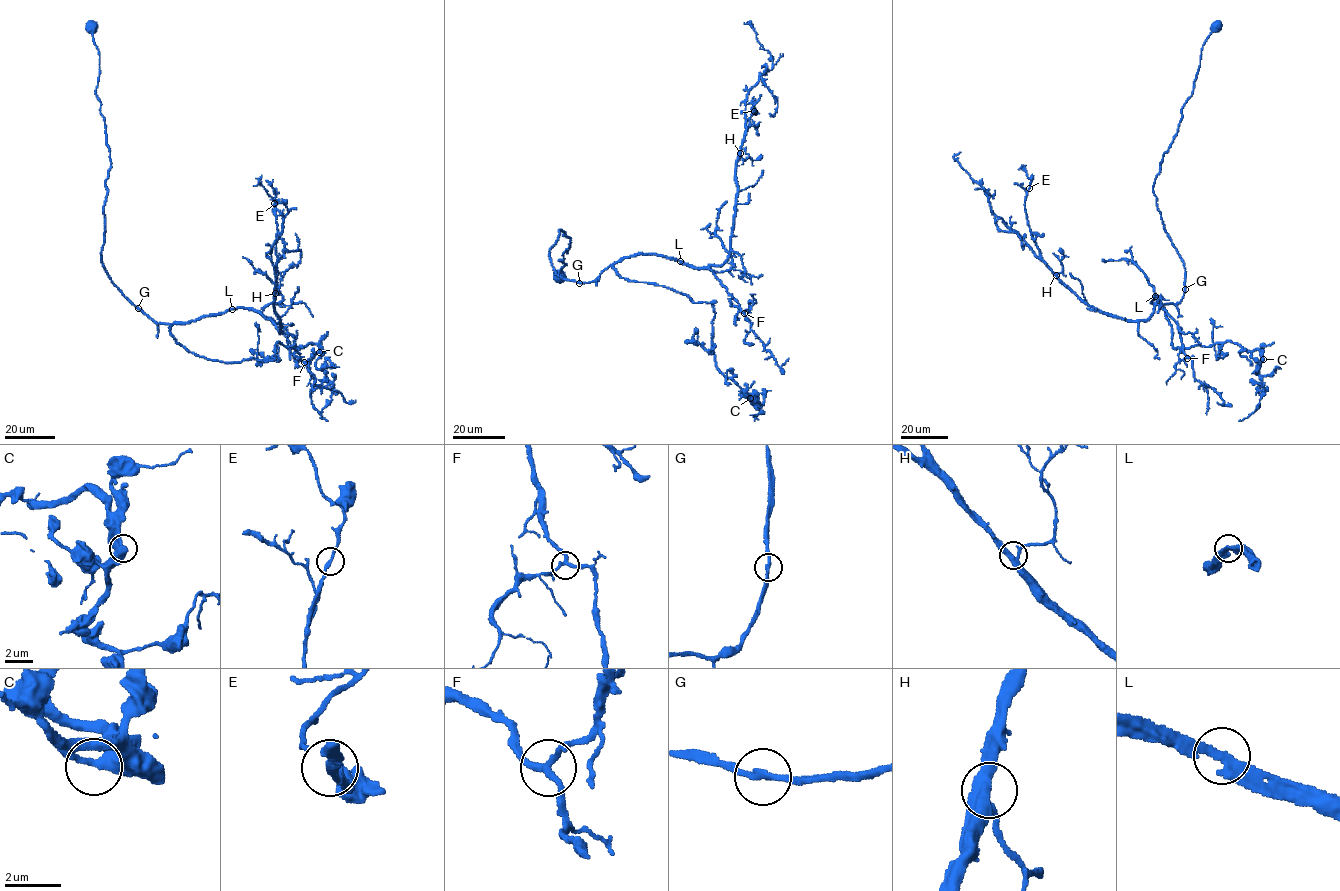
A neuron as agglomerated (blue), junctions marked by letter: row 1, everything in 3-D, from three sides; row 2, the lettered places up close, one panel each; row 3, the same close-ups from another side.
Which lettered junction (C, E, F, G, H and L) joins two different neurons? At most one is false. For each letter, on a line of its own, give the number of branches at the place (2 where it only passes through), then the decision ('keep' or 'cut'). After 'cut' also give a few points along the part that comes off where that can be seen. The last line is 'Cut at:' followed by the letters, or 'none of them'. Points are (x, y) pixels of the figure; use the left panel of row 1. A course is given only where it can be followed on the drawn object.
C: 3 | keep
E: 2 | keep
F: 3 | keep
G: 2 | keep
H: 3 | keep
L: 2 | keep
Cut at: none of them

